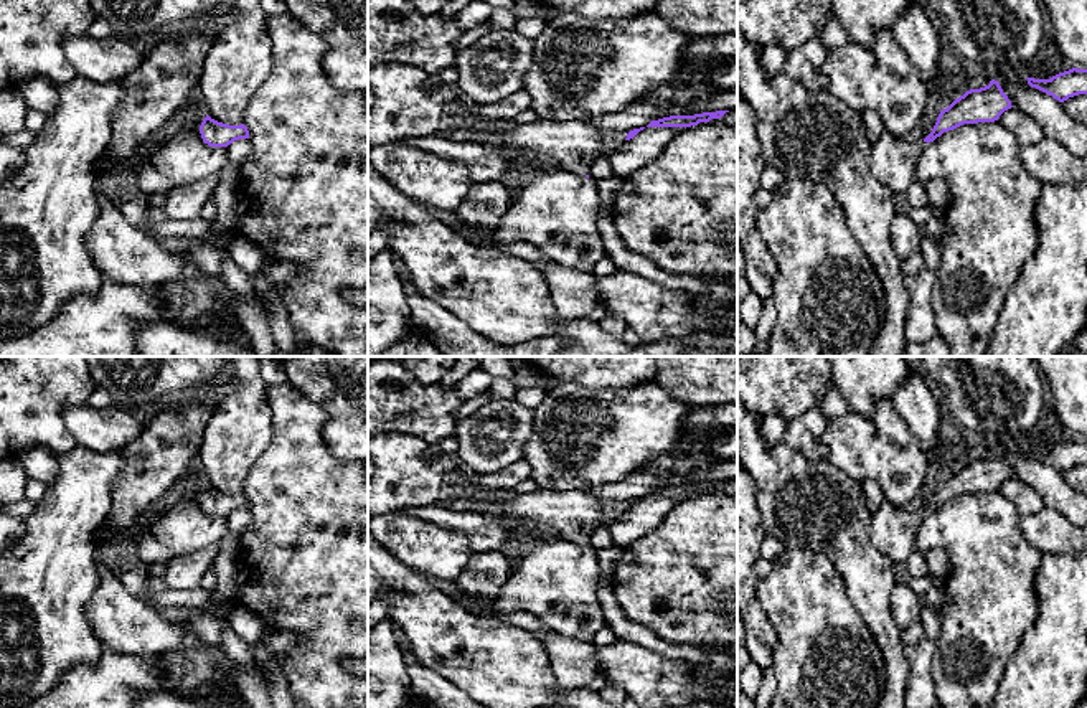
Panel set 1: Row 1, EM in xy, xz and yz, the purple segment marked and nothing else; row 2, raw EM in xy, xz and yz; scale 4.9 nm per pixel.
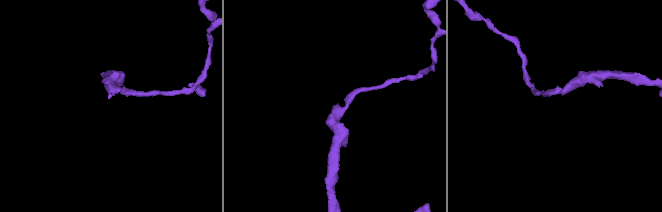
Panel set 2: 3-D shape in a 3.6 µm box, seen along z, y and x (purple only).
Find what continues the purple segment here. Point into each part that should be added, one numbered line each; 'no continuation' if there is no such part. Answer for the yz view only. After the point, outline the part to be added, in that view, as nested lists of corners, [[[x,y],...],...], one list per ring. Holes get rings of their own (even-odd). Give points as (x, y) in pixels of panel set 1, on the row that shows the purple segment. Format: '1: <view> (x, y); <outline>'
1: yz (893, 162); [[[884,130],[871,144],[869,172],[889,191],[906,191],[915,180],[917,162],[927,142],[912,142]]]

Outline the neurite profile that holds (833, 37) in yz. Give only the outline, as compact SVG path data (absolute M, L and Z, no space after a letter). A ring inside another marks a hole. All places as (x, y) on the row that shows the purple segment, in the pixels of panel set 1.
M833 12L830 13L826 26L821 33L821 41L828 51L833 51L849 41Z

